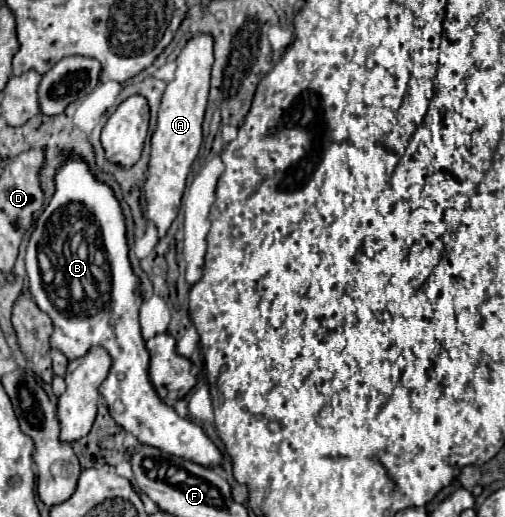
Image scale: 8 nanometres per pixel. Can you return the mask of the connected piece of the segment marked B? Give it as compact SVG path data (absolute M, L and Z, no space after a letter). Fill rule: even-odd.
M62 153L64 163L54 175L56 191L50 203L44 207L36 219L36 227L28 239L26 247L26 271L30 277L30 295L36 305L46 311L54 323L54 333L50 345L60 349L68 359L78 359L86 355L92 347L100 345L112 355L112 367L108 377L100 385L100 395L108 403L112 419L140 439L170 455L190 459L198 465L220 465L222 455L218 447L204 435L202 427L192 419L182 419L176 411L154 395L148 379L148 349L140 335L138 311L142 303L140 279L132 271L128 257L126 221L110 185L98 181L90 171L88 163L72 153ZM54 211L60 211L58 233L60 249L50 249L50 257L56 269L54 281L42 281L42 271L38 267L38 245L46 235L46 225Z

